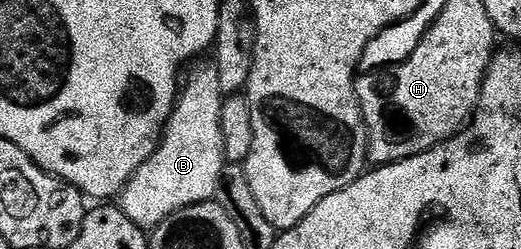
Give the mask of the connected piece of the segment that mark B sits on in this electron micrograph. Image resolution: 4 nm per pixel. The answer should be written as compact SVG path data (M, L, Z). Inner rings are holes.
M207 66L187 80L180 89L177 105L173 108L169 123L165 126L165 135L161 137L161 144L155 154L151 154L151 158L147 158L147 162L135 170L135 174L119 193L119 206L123 214L127 214L131 222L146 230L156 228L168 216L187 206L213 200L221 171L227 163L223 154L223 95L219 74L213 66Z

